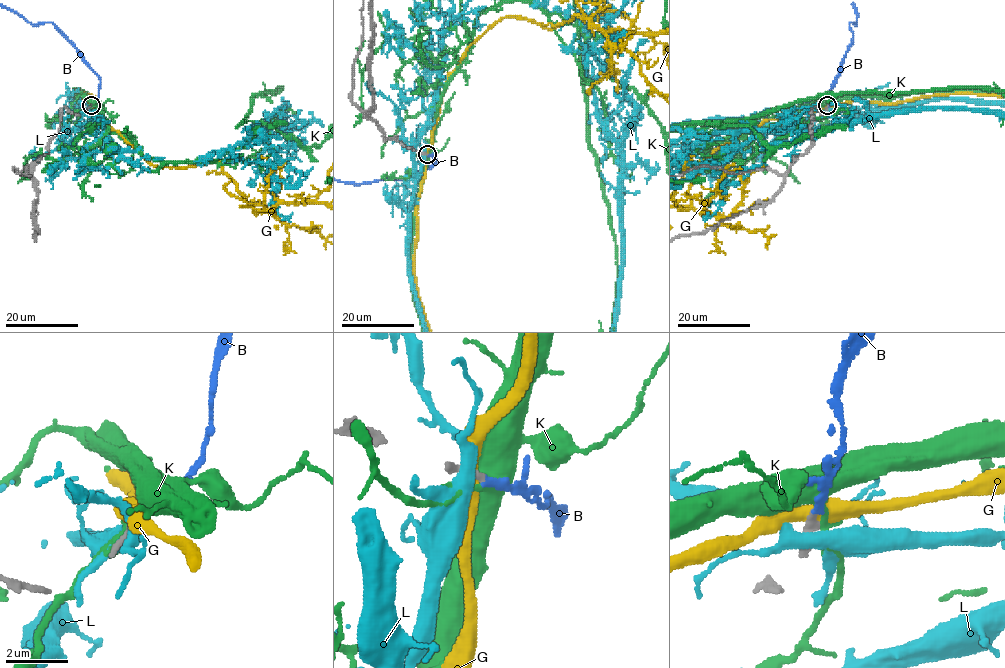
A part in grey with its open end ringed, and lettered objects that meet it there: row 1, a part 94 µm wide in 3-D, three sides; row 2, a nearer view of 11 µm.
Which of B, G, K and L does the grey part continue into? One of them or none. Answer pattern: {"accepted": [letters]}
{"accepted": ["B"]}

